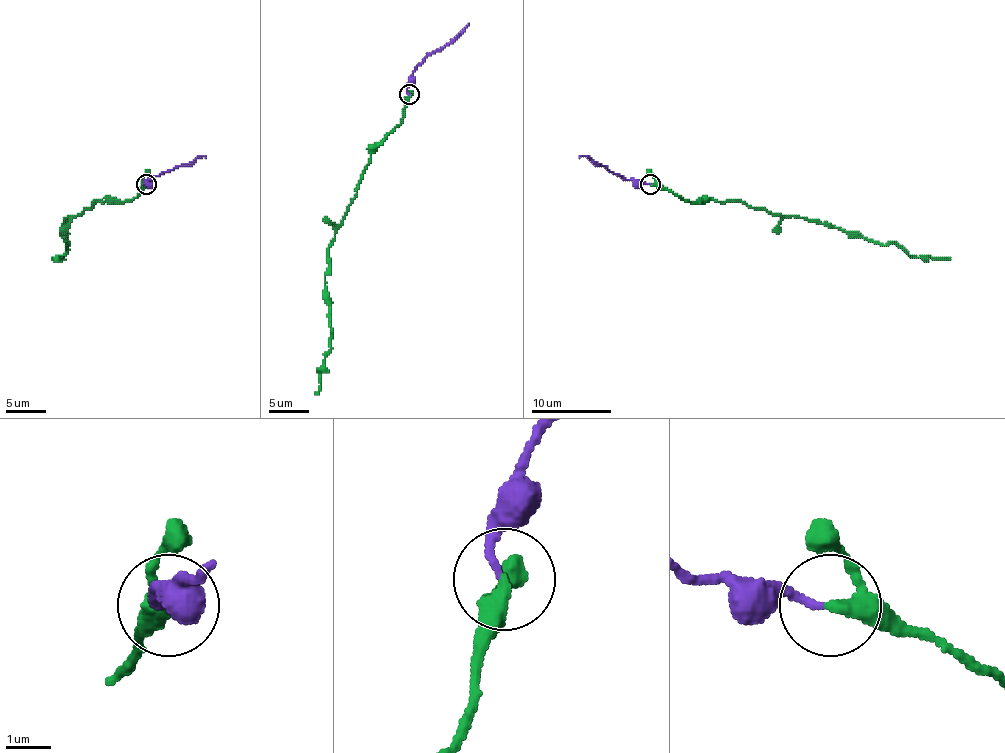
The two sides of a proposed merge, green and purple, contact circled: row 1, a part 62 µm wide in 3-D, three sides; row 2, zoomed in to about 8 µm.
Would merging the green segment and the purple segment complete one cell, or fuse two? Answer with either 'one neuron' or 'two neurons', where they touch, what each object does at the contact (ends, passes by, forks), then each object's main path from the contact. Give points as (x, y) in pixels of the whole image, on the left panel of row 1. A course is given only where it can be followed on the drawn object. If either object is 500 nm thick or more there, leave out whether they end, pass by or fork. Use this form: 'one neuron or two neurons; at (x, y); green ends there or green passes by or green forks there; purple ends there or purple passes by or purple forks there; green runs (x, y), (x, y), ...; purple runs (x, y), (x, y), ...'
one neuron; at (146, 184); green passes by; purple ends there; green runs (145, 184), (135, 198), (96, 202), (66, 219), (62, 227), (68, 249), (58, 259), (52, 257); purple runs (145, 184), (179, 166), (187, 166), (197, 156), (205, 158)

